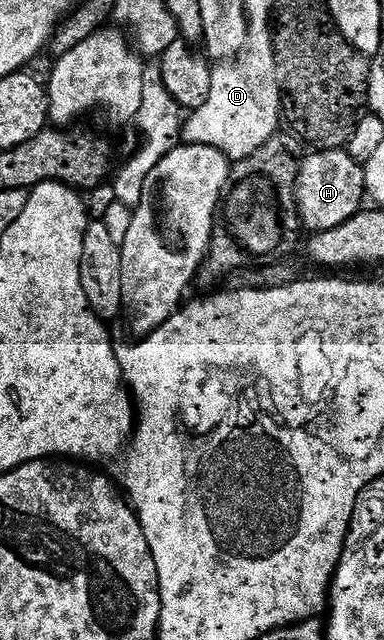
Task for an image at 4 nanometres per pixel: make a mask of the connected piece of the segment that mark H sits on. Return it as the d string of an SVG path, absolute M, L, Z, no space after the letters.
M346 148L320 149L311 151L299 162L299 174L295 180L295 208L302 228L308 234L317 234L339 227L349 219L353 219L364 208L363 199L368 196L364 166L352 159Z

